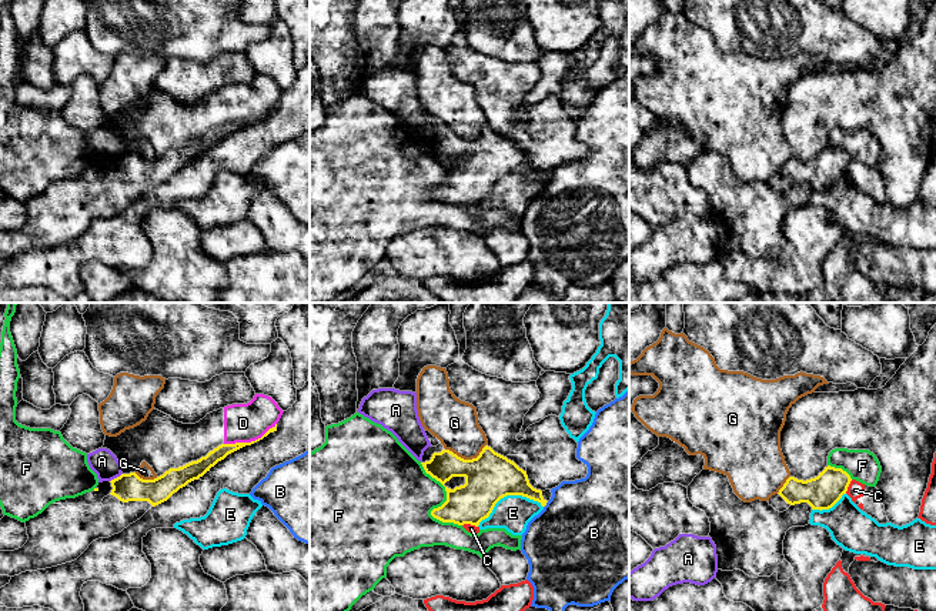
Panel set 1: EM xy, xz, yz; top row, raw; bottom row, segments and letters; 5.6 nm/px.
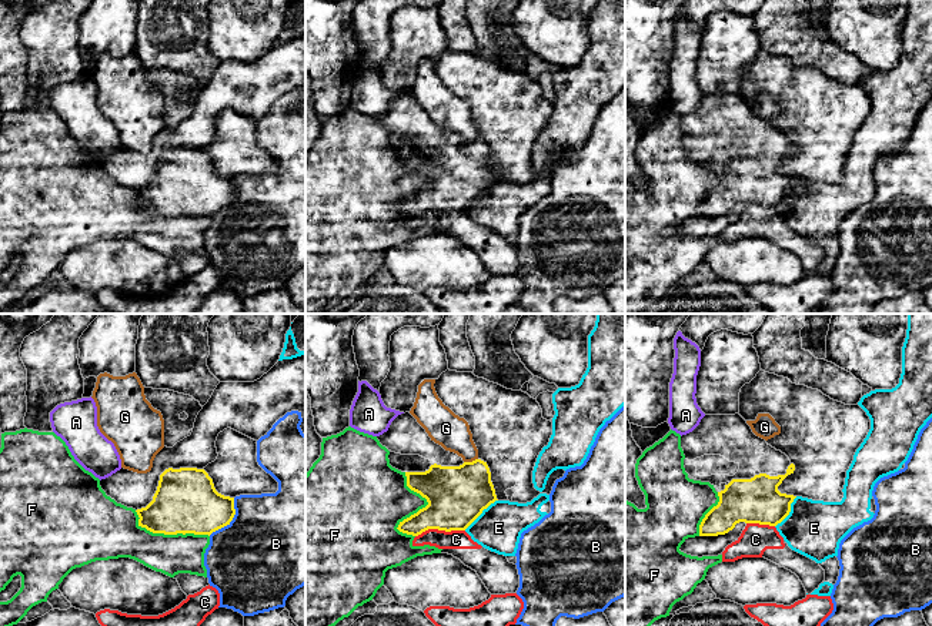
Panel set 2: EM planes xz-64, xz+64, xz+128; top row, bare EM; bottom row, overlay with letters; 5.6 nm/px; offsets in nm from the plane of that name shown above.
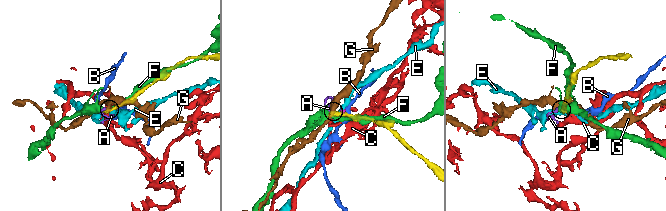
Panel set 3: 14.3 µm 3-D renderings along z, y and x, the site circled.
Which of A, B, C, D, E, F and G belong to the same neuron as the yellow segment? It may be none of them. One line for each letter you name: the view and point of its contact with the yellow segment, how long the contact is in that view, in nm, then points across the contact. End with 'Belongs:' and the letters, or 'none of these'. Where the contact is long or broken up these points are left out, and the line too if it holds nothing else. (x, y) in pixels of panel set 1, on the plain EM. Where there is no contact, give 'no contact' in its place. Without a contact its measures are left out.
Belongs: none of these

